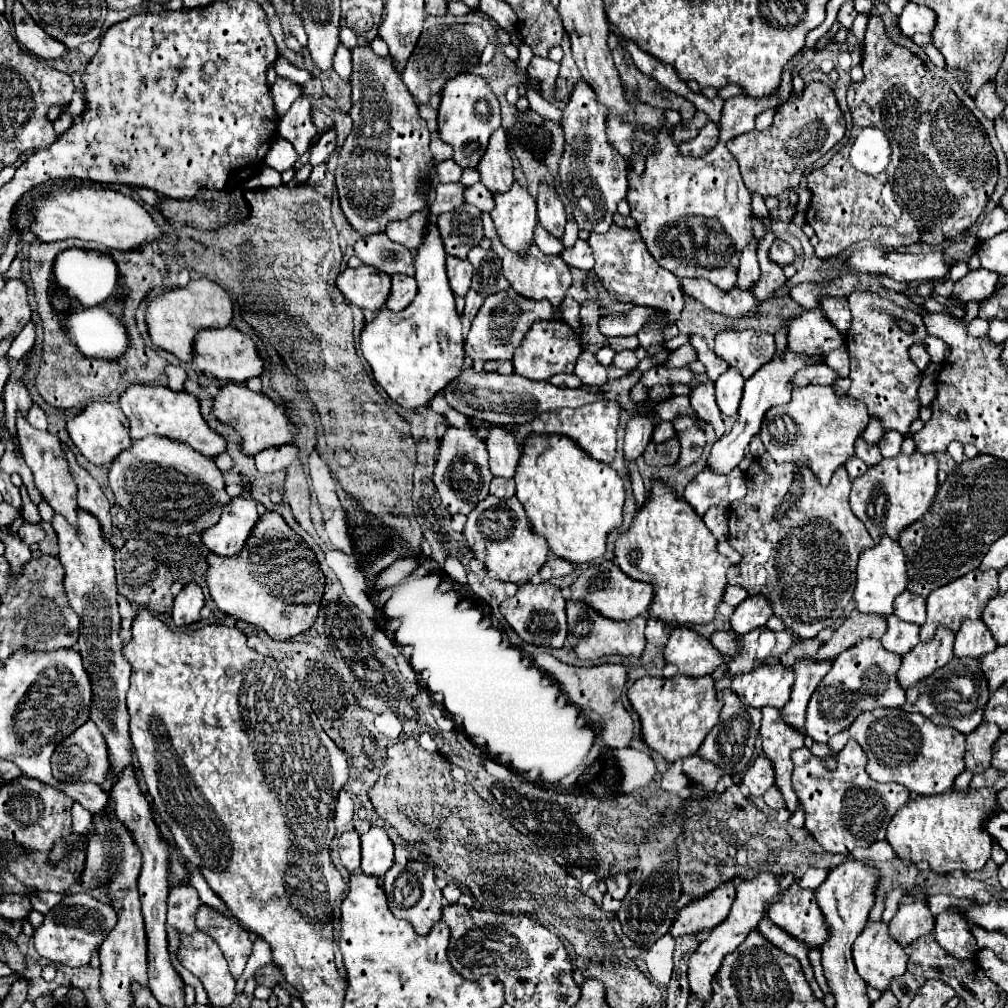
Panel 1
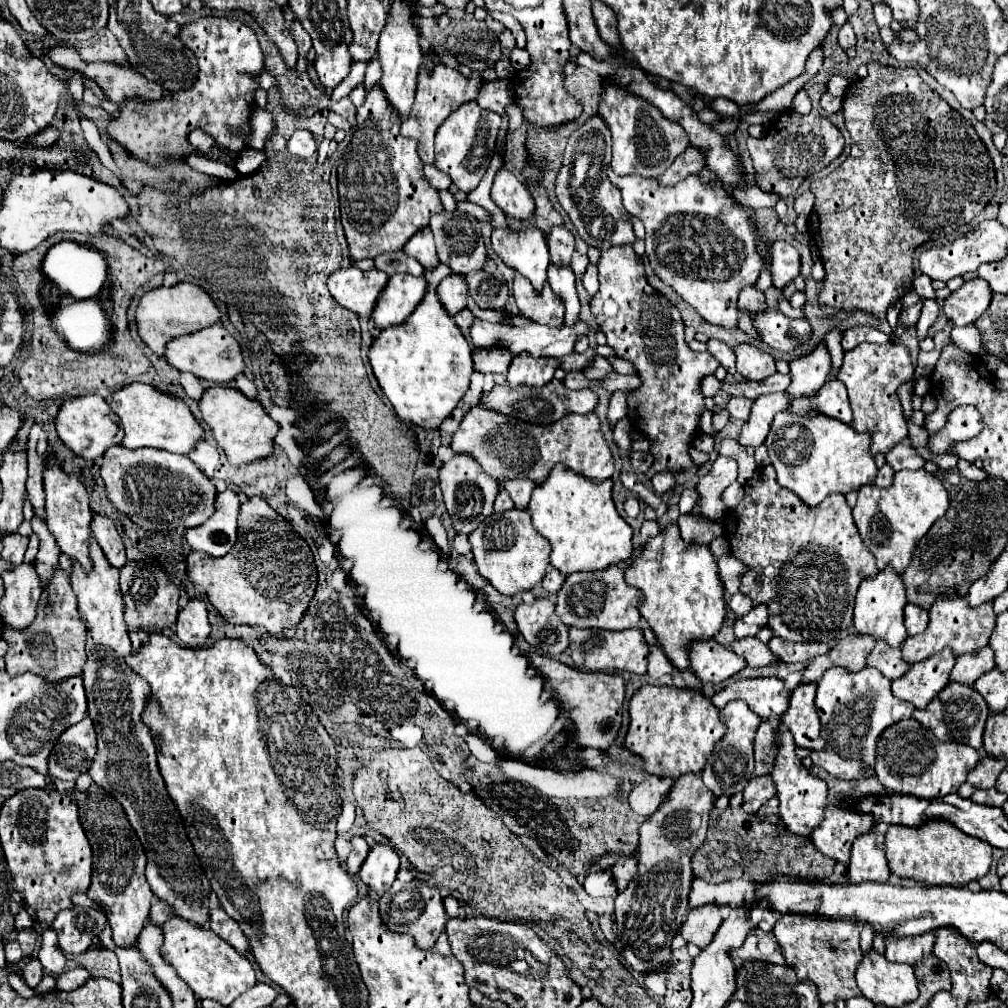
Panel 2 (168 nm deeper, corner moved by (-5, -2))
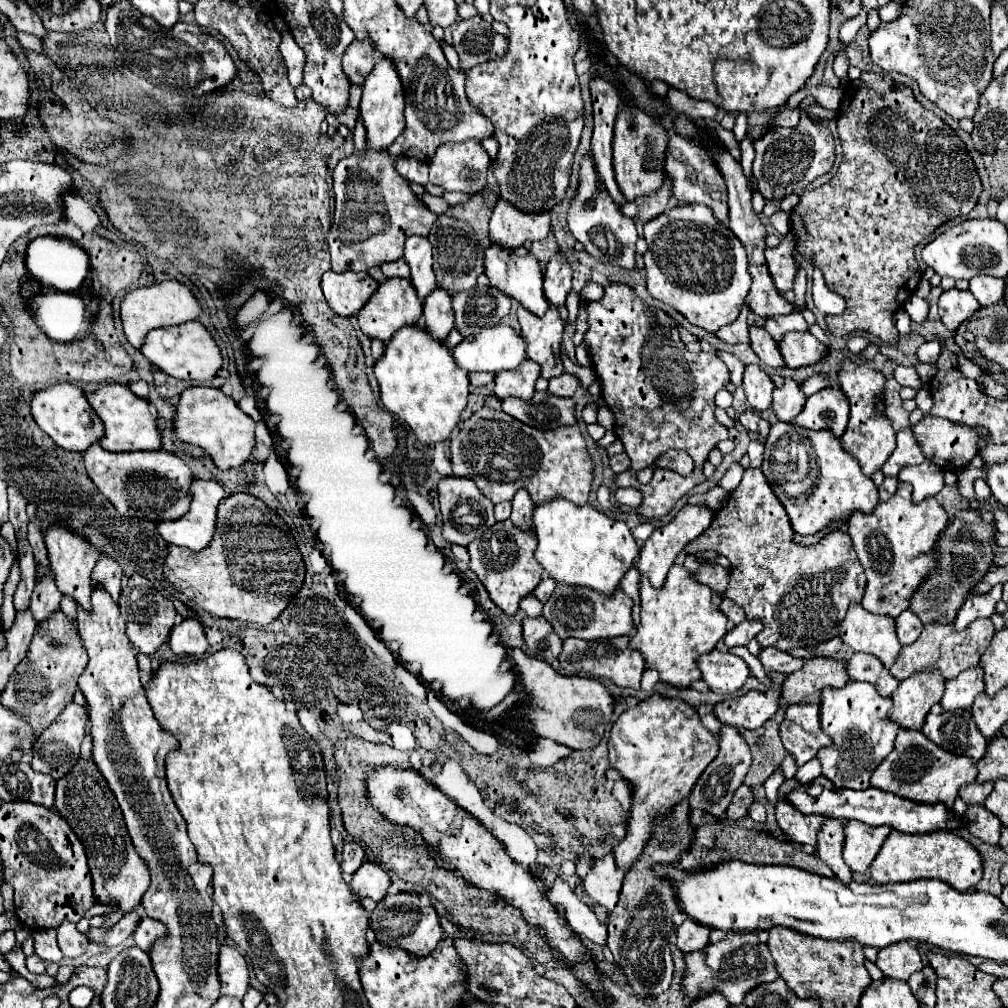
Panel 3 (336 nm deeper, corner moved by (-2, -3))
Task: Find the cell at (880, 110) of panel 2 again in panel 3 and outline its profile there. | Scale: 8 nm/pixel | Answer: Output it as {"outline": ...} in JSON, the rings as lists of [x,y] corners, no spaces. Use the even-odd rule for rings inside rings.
{"outline":[[[861,72],[861,78],[851,82],[843,92],[837,130],[843,144],[843,164],[831,182],[801,194],[801,202],[793,208],[791,230],[797,236],[795,250],[819,266],[827,288],[843,296],[847,302],[841,316],[825,316],[831,336],[841,338],[855,330],[863,330],[895,344],[899,332],[893,324],[893,314],[913,296],[921,280],[913,248],[929,238],[941,224],[967,216],[975,208],[983,184],[975,172],[977,168],[971,154],[953,128],[935,112],[925,110],[915,100],[911,88],[899,88],[891,78]]]}

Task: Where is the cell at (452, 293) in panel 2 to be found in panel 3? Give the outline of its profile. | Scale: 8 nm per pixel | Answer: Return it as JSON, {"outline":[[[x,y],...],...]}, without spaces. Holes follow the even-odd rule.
{"outline":[[[433,290],[423,304],[425,328],[439,340],[445,340],[447,334],[455,328],[455,312],[451,306],[451,296],[447,290]]]}

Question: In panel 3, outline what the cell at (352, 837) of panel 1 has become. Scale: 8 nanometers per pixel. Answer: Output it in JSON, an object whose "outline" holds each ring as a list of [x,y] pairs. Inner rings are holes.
{"outline":[[[355,840],[345,842],[343,846],[343,860],[341,860],[341,870],[347,874],[353,874],[361,864],[365,862],[365,850],[361,844]]]}

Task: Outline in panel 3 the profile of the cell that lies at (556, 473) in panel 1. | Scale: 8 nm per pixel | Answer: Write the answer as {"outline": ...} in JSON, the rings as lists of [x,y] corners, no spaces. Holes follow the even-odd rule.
{"outline":[[[561,496],[535,506],[533,528],[539,538],[535,558],[555,582],[589,586],[601,594],[613,594],[623,574],[639,556],[639,546],[625,522],[611,520],[591,504],[577,506]]]}

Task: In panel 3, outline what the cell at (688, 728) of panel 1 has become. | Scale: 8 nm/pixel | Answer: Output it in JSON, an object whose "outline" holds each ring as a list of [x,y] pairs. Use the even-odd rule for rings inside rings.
{"outline":[[[653,694],[617,718],[609,738],[609,762],[629,782],[633,782],[635,796],[627,836],[613,850],[619,868],[629,870],[633,866],[651,836],[651,818],[659,812],[667,812],[677,804],[677,800],[691,794],[691,788],[707,764],[717,756],[717,750],[719,738],[701,724],[695,708],[677,698],[669,700],[661,694]]]}

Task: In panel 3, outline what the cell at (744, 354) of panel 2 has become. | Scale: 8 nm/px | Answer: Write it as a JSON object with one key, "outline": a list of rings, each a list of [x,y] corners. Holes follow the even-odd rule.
{"outline":[[[747,364],[743,372],[743,388],[747,402],[751,404],[753,410],[763,412],[765,408],[771,406],[771,392],[775,390],[775,384],[771,382],[769,374],[761,370],[757,364]]]}

